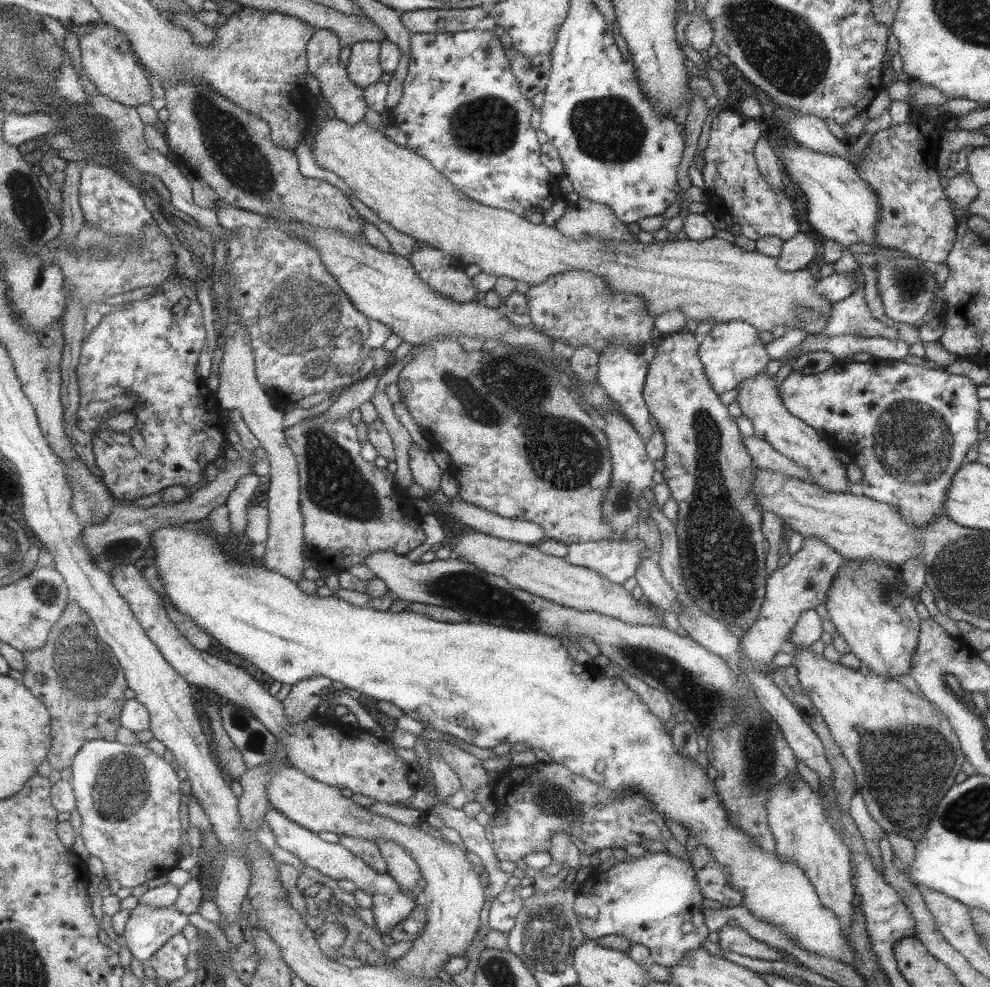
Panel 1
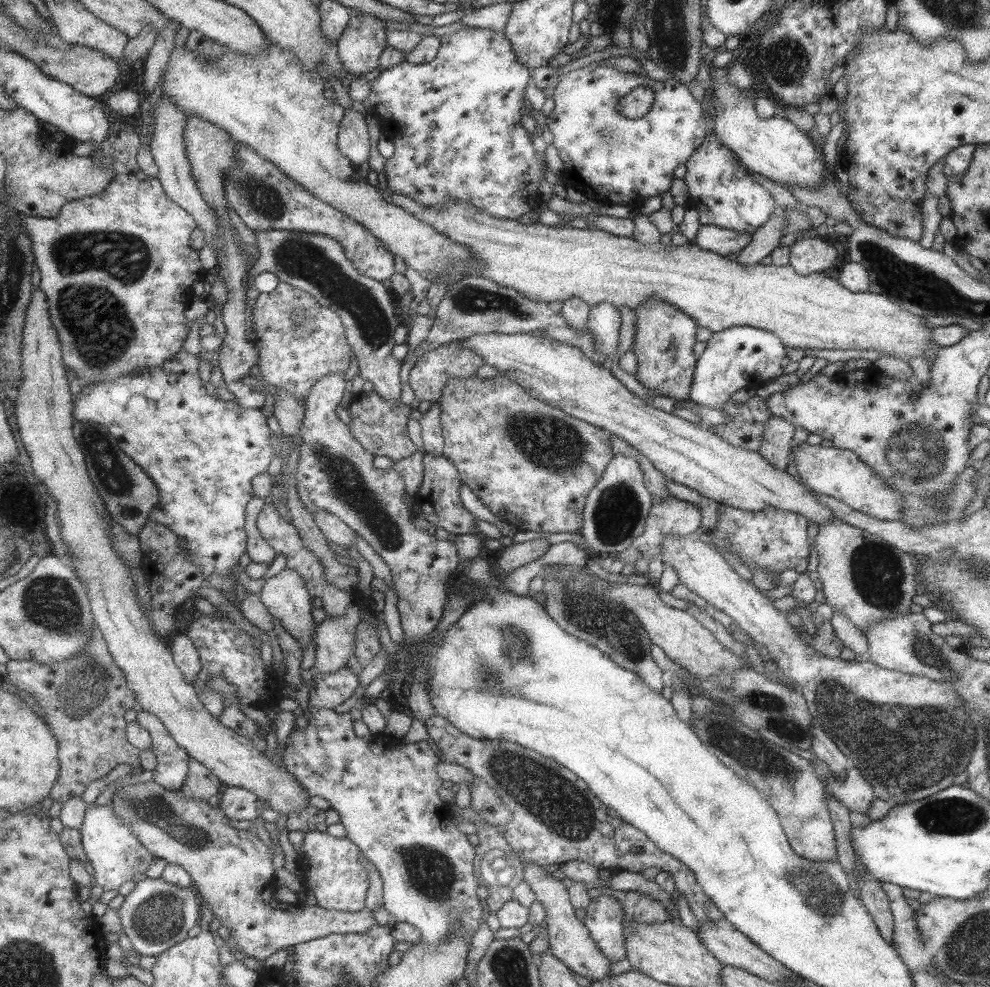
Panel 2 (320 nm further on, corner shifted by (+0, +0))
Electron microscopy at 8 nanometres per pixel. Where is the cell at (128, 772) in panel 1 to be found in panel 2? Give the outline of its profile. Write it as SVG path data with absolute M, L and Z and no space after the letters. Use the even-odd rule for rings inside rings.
M91 803L81 830L85 850L90 858L89 863L95 870L92 880L94 884L106 890L117 890L125 882L129 882L135 874L144 873L155 858L132 833L128 822L124 822L112 809L112 803L106 806Z

